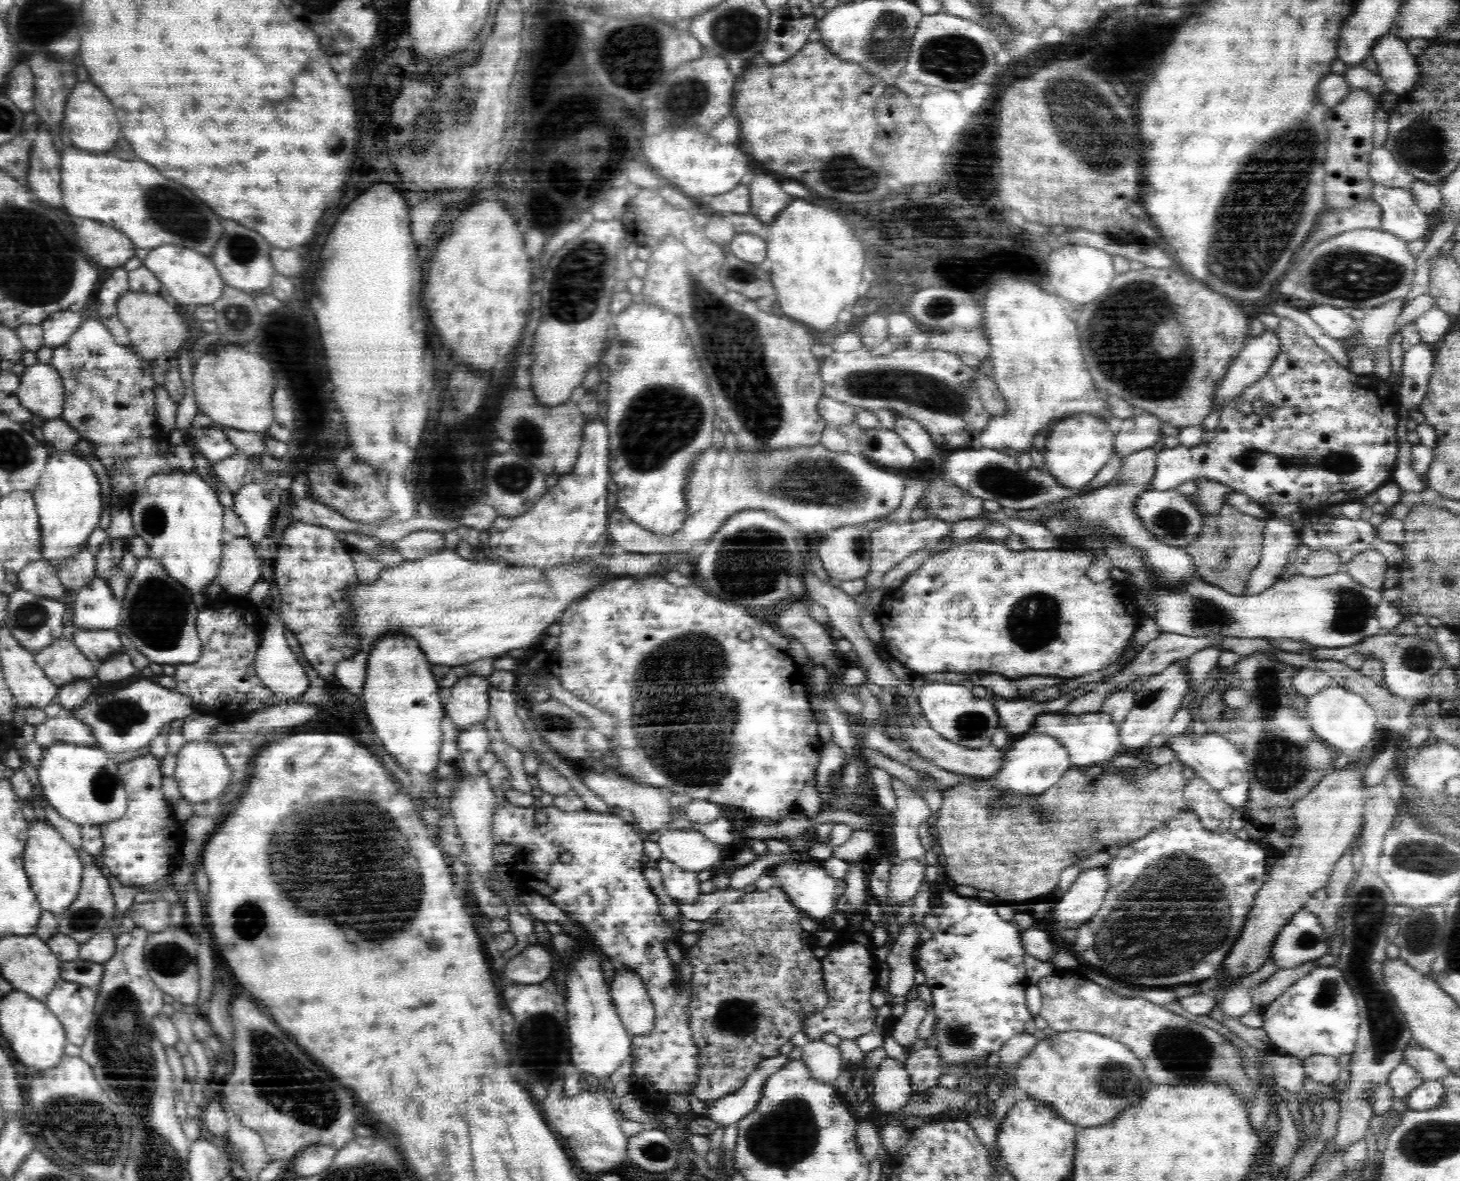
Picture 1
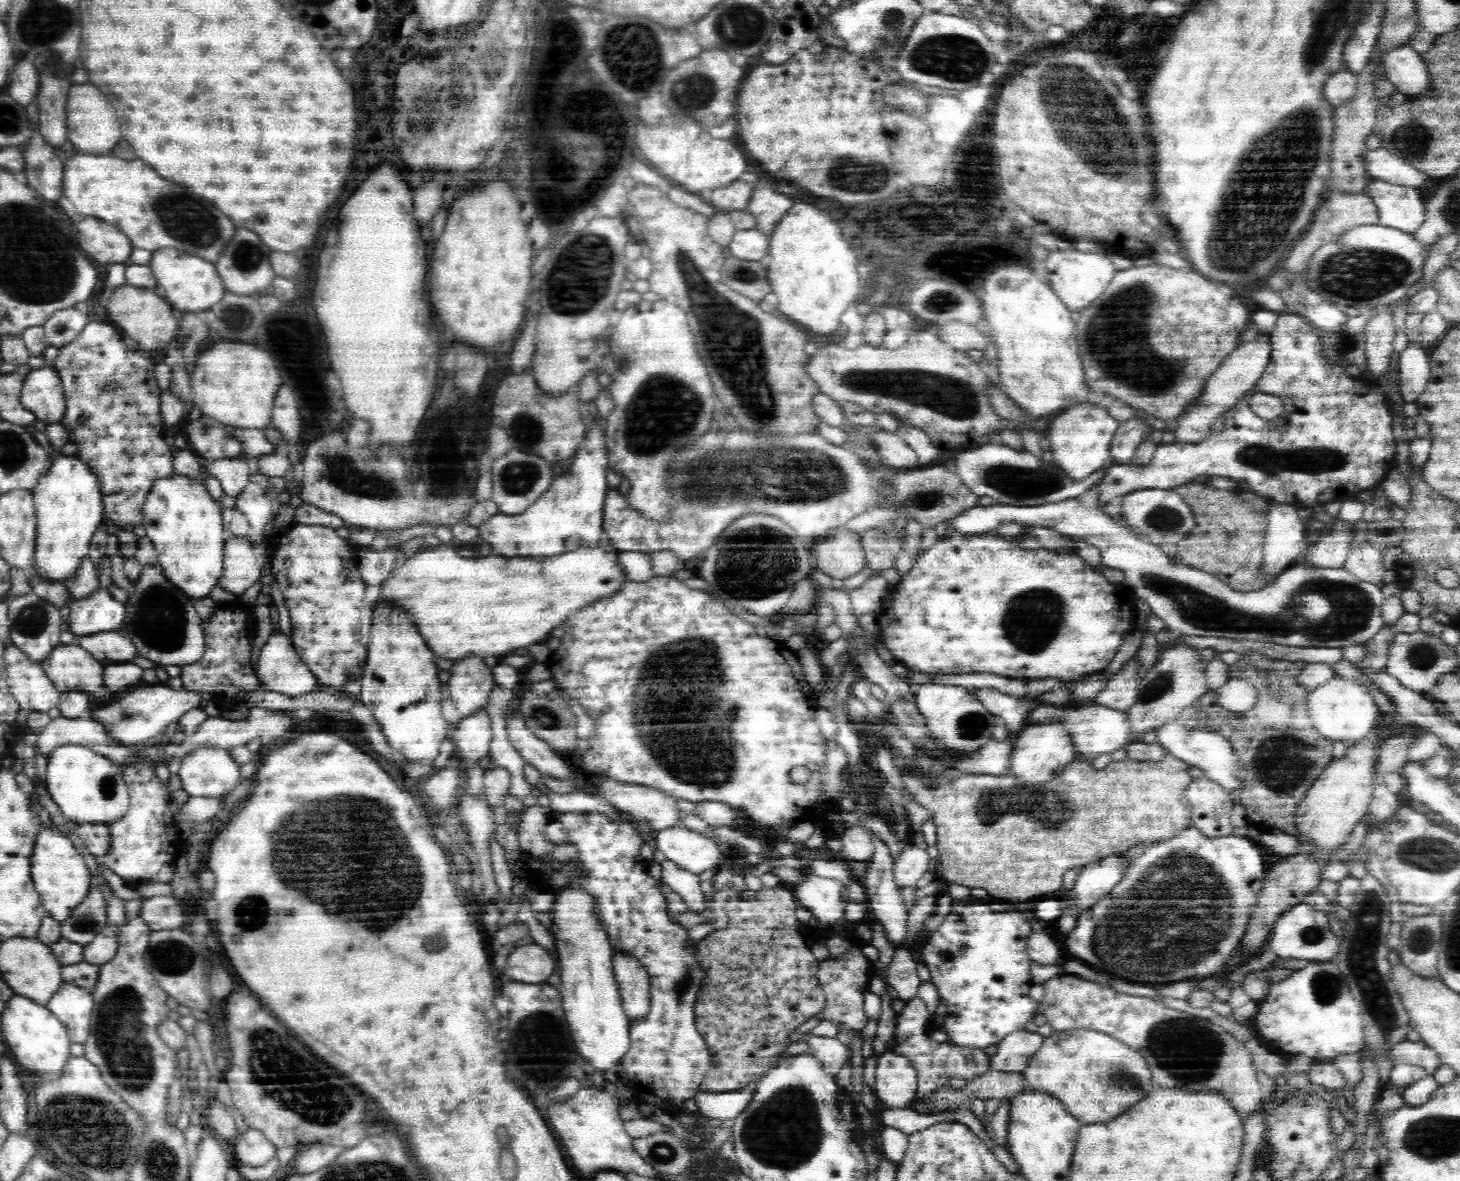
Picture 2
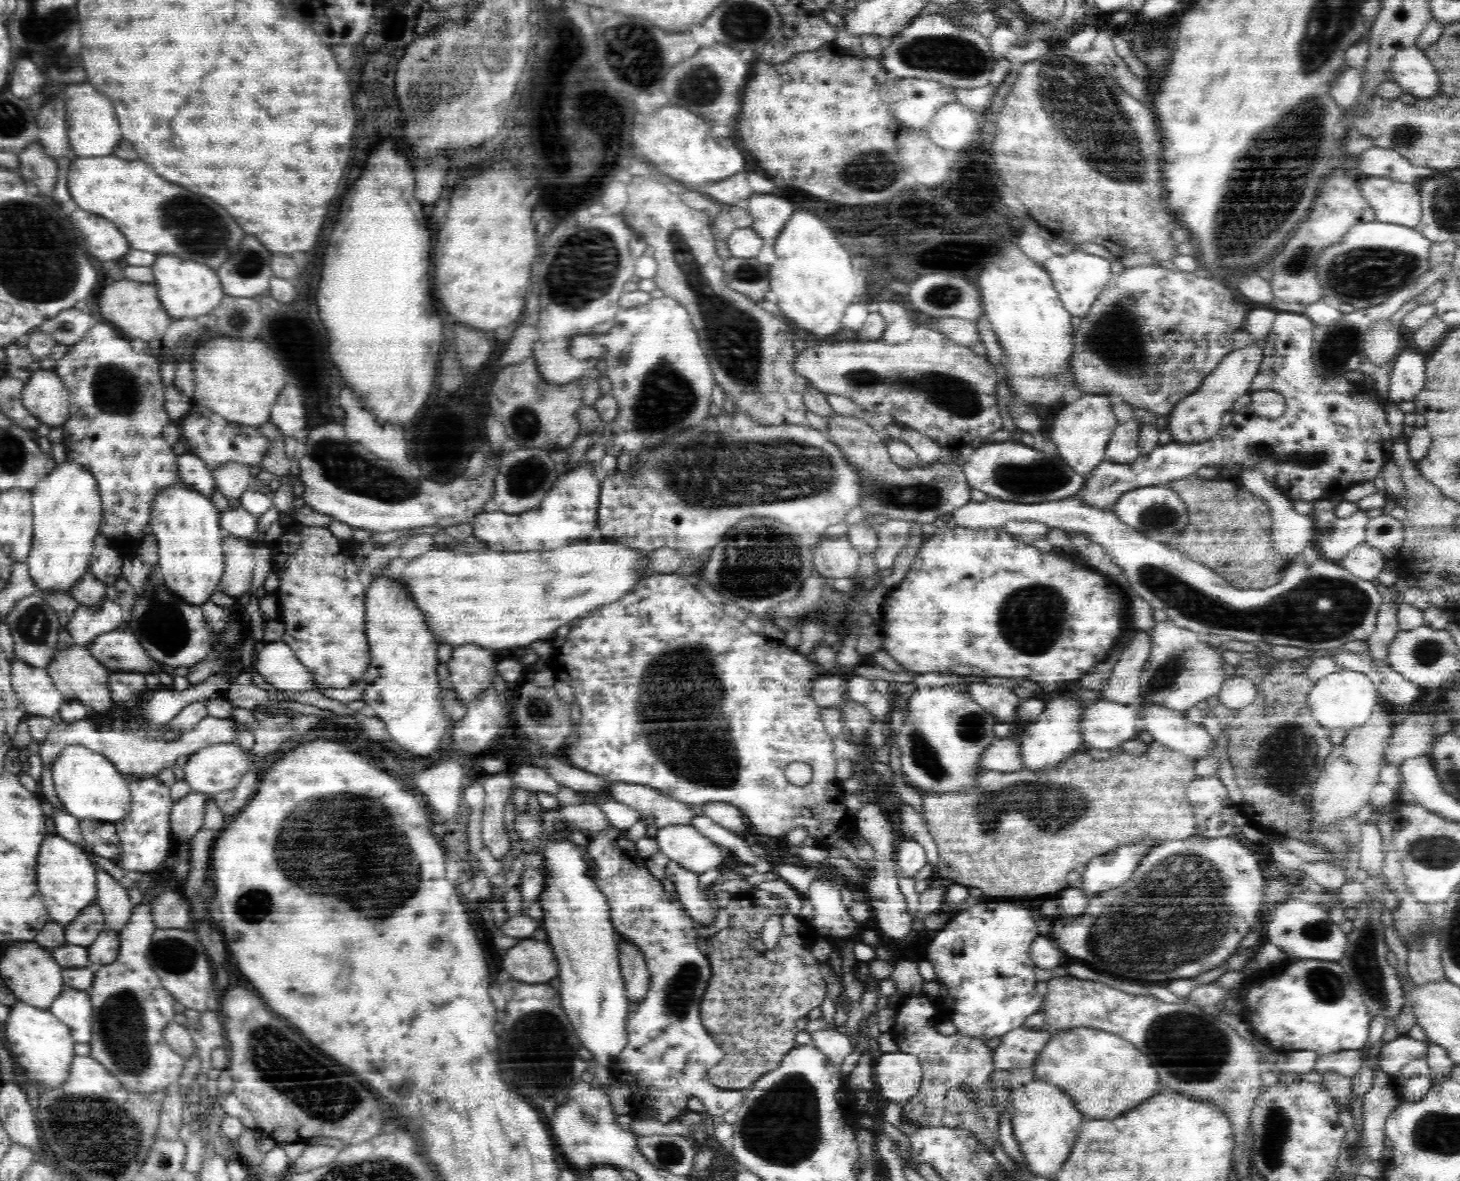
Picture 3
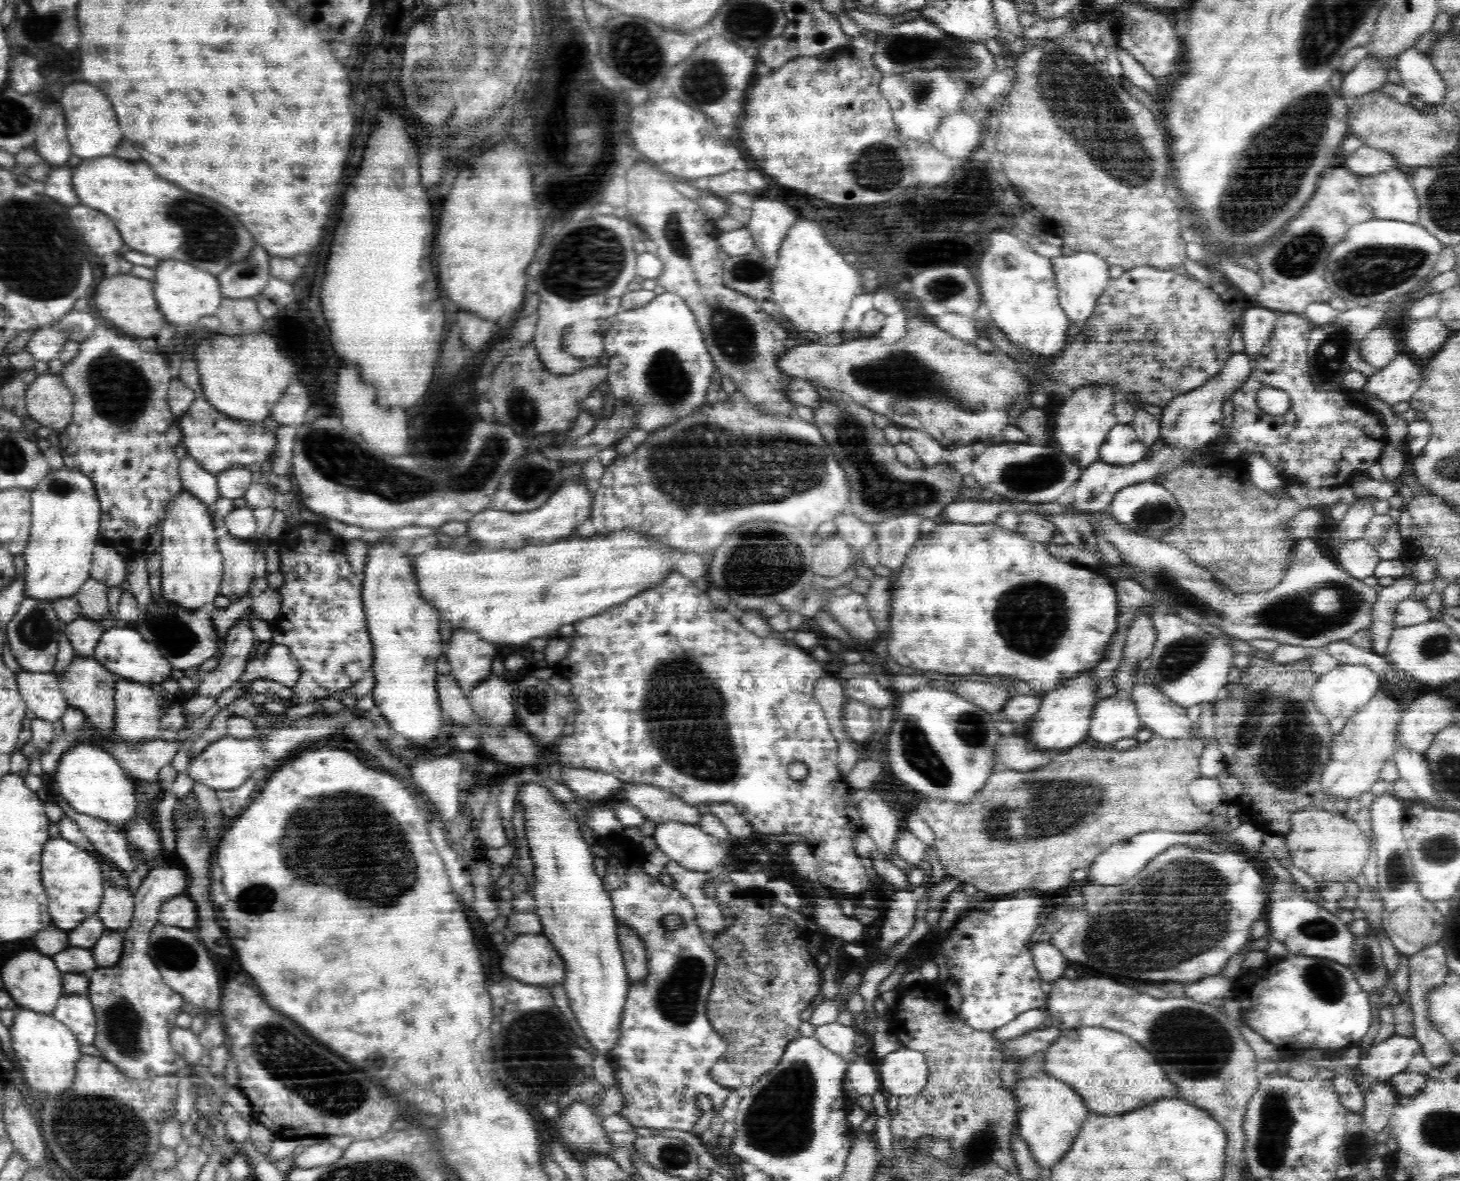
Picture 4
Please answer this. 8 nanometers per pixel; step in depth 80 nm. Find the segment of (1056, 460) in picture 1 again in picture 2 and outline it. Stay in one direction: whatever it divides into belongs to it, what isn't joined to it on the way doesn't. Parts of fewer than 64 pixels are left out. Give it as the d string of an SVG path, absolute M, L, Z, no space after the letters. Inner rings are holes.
M1094 403L1078 404L1058 414L1052 422L1050 436L1051 462L1072 480L1082 480L1101 469L1111 459L1110 446L1120 422Z

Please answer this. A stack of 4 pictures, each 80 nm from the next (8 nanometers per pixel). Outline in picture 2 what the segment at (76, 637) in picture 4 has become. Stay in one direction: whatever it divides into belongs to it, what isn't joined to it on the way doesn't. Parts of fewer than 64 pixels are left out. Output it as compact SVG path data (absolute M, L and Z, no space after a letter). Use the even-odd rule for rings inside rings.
M98 588L94 594L72 600L66 611L65 627L76 637L116 630L126 618L125 604Z

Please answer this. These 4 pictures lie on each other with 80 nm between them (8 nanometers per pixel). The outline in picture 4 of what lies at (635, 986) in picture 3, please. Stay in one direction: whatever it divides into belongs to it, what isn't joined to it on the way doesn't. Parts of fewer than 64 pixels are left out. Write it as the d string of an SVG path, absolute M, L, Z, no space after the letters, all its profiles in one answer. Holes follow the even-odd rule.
M617 924L617 929L619 945L630 985L635 985L636 982L640 981L642 983L648 974L647 952L644 941L639 939L635 930L623 924Z

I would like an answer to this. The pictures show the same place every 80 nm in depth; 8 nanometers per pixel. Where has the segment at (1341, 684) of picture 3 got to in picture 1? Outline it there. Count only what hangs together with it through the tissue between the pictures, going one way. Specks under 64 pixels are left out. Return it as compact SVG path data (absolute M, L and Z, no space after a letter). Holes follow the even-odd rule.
M1335 684L1310 696L1306 710L1316 736L1320 736L1324 743L1334 746L1339 754L1351 759L1358 758L1364 752L1378 728L1376 712L1367 701L1359 694Z

